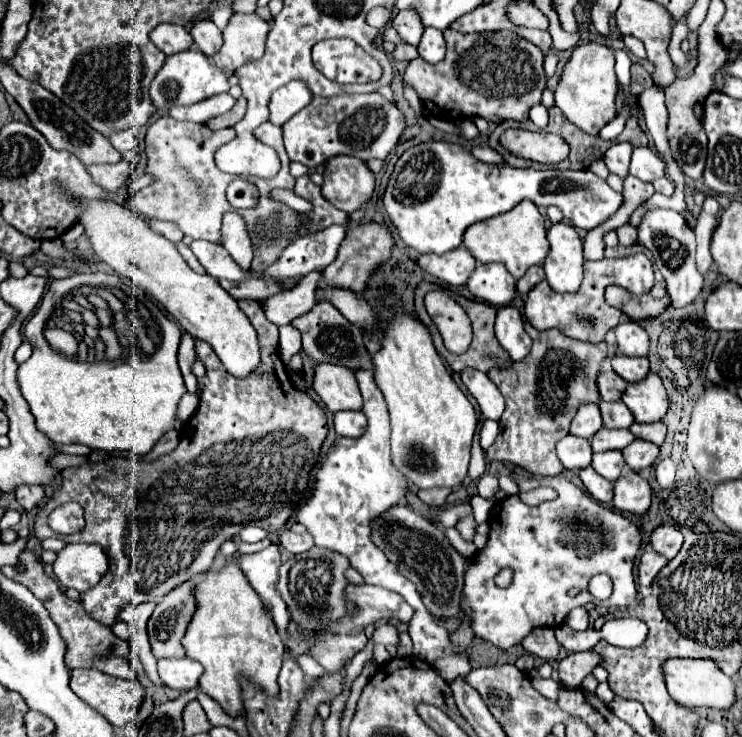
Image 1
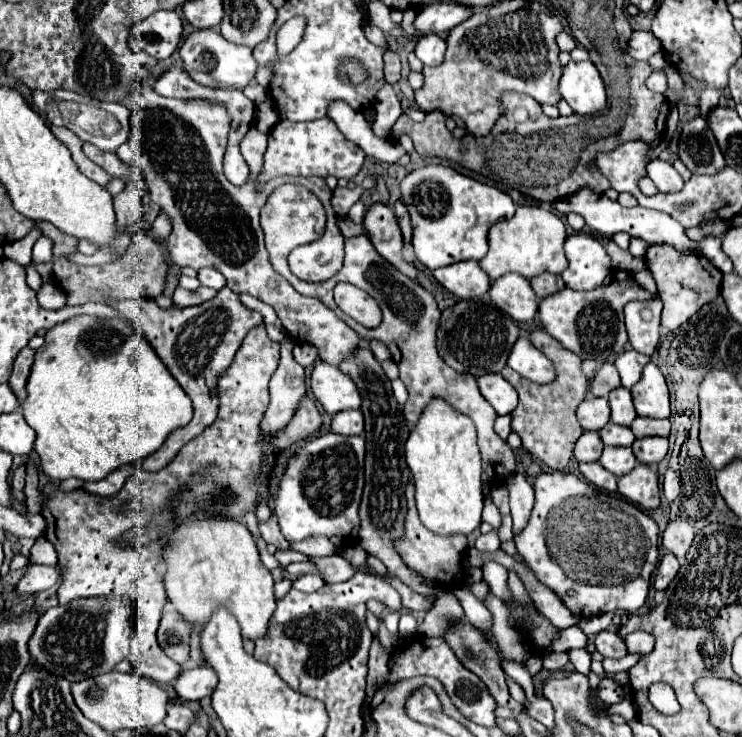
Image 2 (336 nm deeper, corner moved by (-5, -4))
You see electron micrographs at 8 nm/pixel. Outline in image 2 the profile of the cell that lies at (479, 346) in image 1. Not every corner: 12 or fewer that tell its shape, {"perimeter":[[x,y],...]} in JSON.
{"perimeter":[[485,300],[443,310],[441,358],[457,372],[501,372],[521,330]]}

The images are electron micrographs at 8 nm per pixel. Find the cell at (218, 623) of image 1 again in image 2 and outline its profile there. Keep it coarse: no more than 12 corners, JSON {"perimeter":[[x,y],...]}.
{"perimeter":[[195,516],[165,548],[191,628],[267,636],[273,578],[245,524]]}

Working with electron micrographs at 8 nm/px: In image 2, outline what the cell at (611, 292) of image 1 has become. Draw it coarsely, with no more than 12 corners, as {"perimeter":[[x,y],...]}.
{"perimeter":[[649,246],[663,300],[677,330],[719,294],[721,272],[699,252]]}

